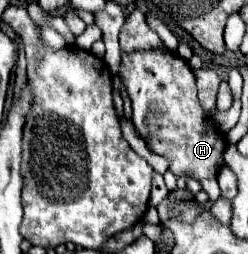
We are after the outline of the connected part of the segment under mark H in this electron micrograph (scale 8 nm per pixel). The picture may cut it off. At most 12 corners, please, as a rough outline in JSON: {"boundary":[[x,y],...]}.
{"boundary":[[122,54],[132,122],[170,172],[214,204],[226,136],[188,62]]}

